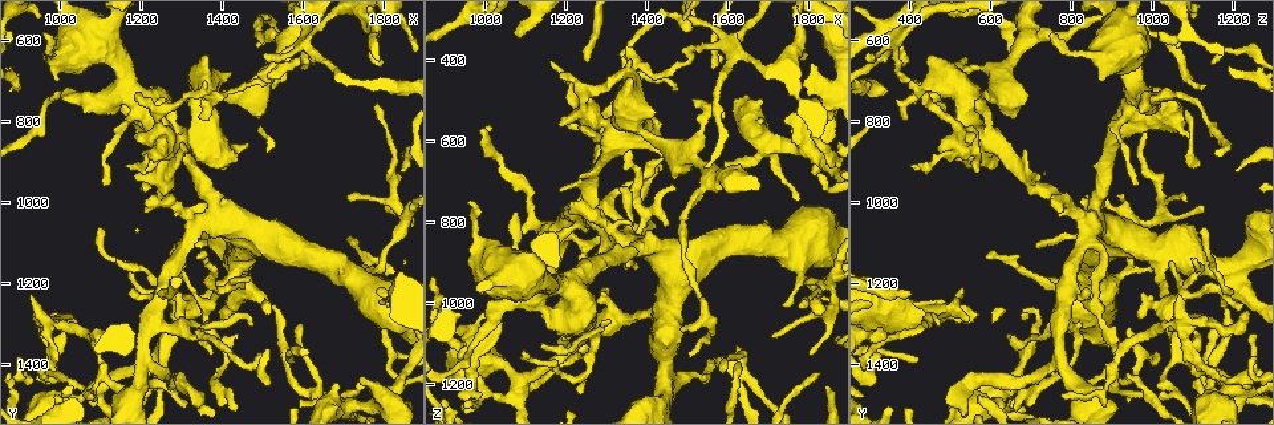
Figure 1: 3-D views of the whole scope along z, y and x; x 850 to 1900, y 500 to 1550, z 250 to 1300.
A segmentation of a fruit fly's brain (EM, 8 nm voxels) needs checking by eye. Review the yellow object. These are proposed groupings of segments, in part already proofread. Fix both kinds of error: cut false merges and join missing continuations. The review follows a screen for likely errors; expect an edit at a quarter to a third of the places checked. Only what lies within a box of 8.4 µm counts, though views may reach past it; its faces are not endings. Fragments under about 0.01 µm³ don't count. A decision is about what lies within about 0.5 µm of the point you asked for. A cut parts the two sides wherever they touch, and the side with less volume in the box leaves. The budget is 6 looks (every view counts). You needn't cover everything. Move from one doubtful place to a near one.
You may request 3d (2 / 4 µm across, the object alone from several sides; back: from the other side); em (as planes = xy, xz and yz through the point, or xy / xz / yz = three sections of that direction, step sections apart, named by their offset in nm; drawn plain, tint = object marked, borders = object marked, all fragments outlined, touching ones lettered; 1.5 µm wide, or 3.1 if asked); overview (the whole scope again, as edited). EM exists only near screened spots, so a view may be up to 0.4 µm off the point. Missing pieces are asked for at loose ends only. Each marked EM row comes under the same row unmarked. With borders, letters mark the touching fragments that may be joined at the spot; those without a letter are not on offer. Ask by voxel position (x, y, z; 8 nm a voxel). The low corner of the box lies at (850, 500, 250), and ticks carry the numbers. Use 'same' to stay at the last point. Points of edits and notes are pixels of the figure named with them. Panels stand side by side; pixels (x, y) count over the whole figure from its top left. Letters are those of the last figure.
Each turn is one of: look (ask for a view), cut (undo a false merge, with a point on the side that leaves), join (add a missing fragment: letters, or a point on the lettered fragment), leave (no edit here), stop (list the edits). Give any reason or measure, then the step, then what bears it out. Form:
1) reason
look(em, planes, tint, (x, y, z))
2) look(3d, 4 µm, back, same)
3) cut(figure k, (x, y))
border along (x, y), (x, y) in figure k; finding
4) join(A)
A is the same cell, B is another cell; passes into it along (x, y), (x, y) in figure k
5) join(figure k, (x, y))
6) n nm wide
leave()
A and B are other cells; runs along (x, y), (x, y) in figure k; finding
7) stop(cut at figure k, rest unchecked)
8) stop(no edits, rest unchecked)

free end
look(3d, 2 µm, back, (1520, 690, 500))

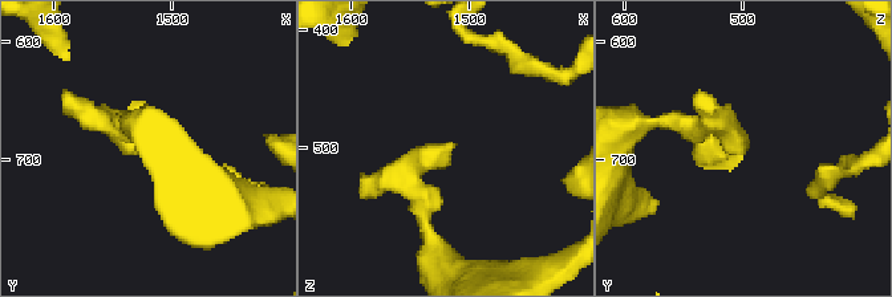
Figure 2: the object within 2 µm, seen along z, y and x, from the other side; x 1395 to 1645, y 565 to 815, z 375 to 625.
shape alone is not enough
look(em, xy, step 8, tint, (1512, 688, 500))

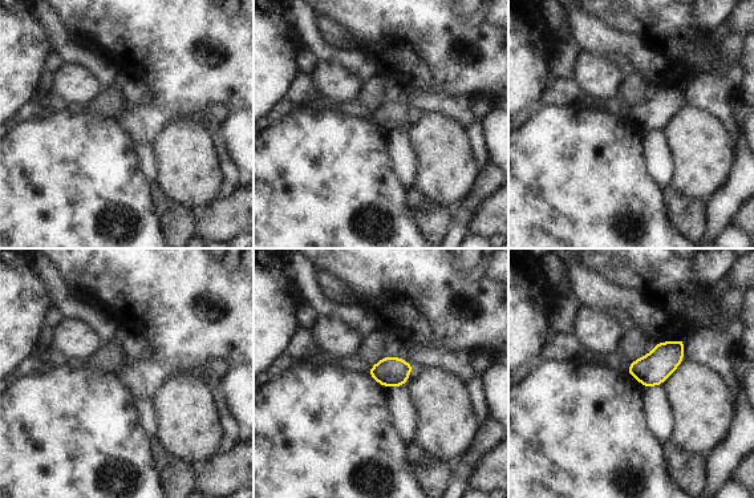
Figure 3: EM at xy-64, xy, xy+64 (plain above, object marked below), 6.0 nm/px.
look(em, planes, borders, same)

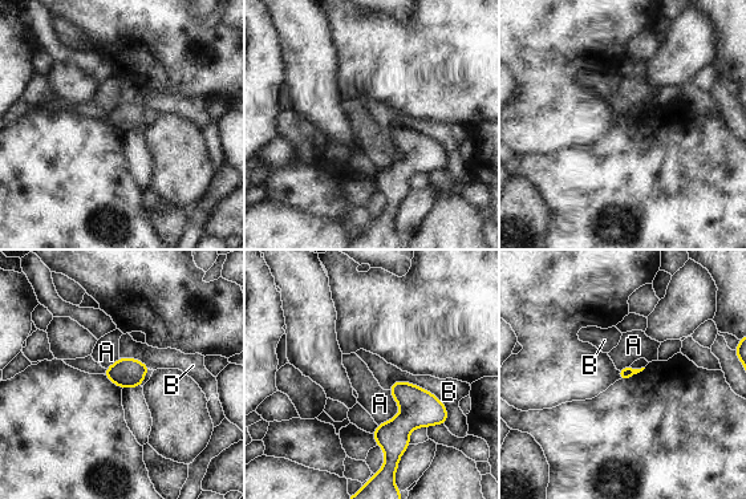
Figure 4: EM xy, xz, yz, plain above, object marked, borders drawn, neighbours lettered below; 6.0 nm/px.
leave()
A and B are other cells; border along (398, 413), (377, 425) in figure 4; no lettered fragment goes on from it

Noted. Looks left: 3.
an open end
look(em, xy, step 4, tint, (1120, 955, 960))

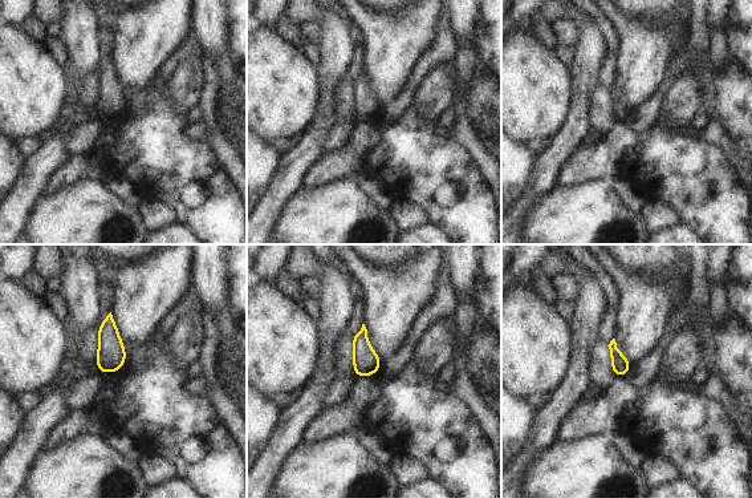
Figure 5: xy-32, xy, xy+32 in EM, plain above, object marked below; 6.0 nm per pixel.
look(em, planes, borders, same)

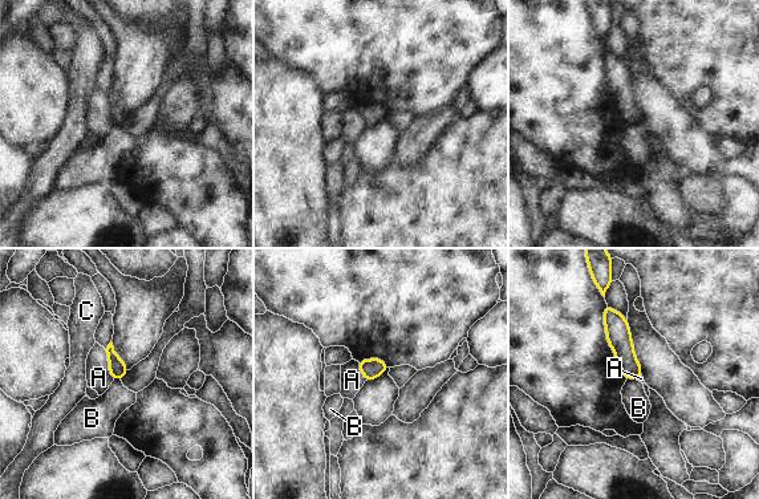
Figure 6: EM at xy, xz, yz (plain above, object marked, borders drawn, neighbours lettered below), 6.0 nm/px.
100 nm wide
leave()
A, B and C are other cells; runs along (607, 311), (615, 321), (633, 376) in figure 6; none of them fits

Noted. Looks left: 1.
stop(no edits, rest unchecked)

